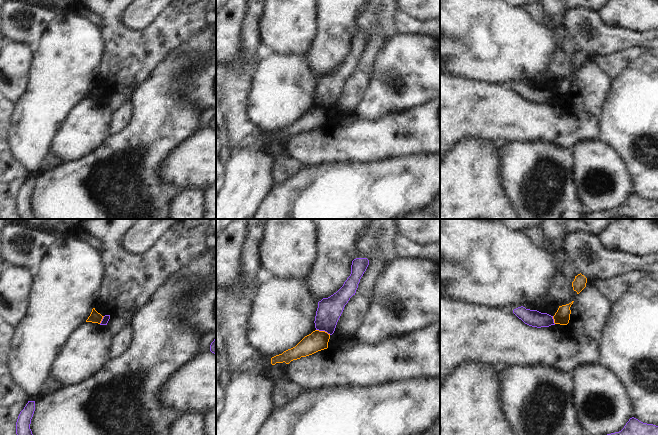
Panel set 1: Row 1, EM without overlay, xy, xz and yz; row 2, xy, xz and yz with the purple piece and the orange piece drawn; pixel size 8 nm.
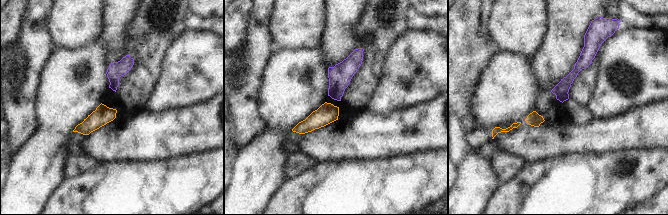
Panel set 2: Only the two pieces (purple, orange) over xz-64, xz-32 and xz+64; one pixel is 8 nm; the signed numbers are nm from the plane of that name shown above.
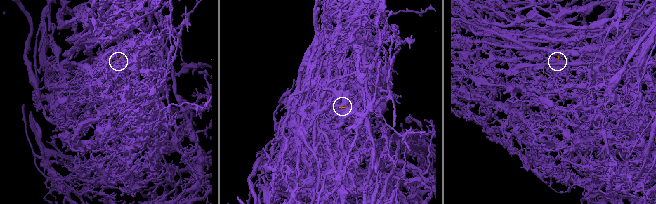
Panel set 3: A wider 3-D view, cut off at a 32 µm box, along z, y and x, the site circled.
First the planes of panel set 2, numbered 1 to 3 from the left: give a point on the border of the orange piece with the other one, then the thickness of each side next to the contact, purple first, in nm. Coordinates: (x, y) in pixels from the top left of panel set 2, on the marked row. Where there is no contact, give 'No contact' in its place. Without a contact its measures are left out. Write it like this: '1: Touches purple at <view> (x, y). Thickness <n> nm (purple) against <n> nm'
1: No contact
2: No contact
3: No contact

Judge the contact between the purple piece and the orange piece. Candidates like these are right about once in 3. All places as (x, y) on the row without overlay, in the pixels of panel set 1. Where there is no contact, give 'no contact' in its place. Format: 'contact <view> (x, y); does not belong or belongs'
contact xz (323, 106); does not belong

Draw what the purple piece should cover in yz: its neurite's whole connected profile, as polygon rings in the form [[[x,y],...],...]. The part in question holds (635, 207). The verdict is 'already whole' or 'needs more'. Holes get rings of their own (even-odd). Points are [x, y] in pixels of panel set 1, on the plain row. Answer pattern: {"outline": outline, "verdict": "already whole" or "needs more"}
{"outline": [[[632,193],[621,207],[595,213],[586,212],[584,219],[616,219],[621,216],[629,219],[658,219],[658,202]]], "verdict": "already whole"}

